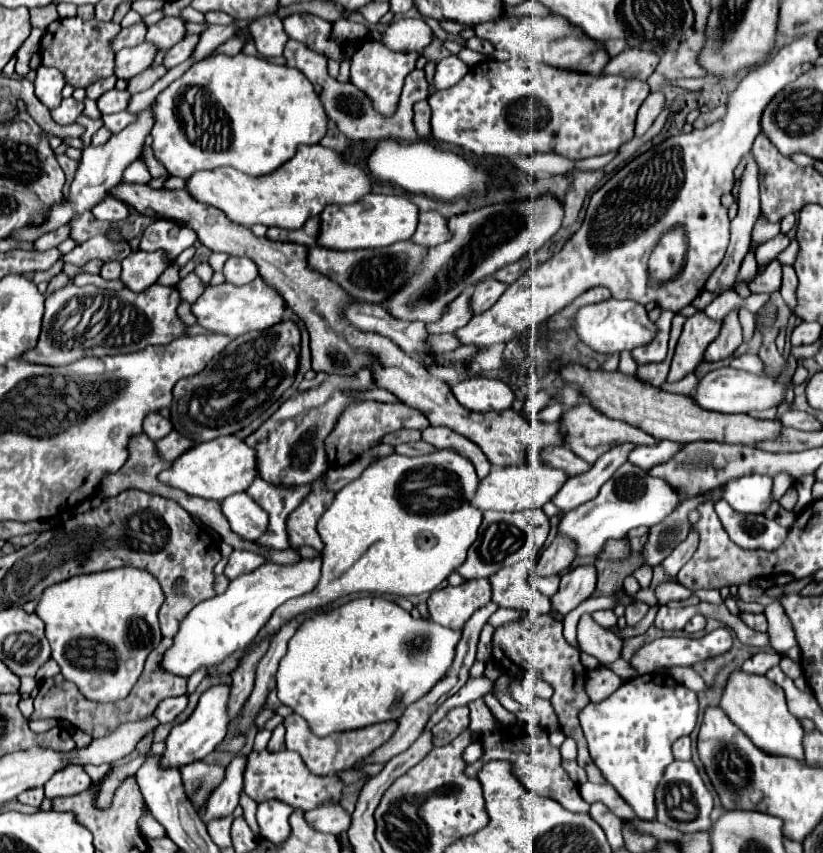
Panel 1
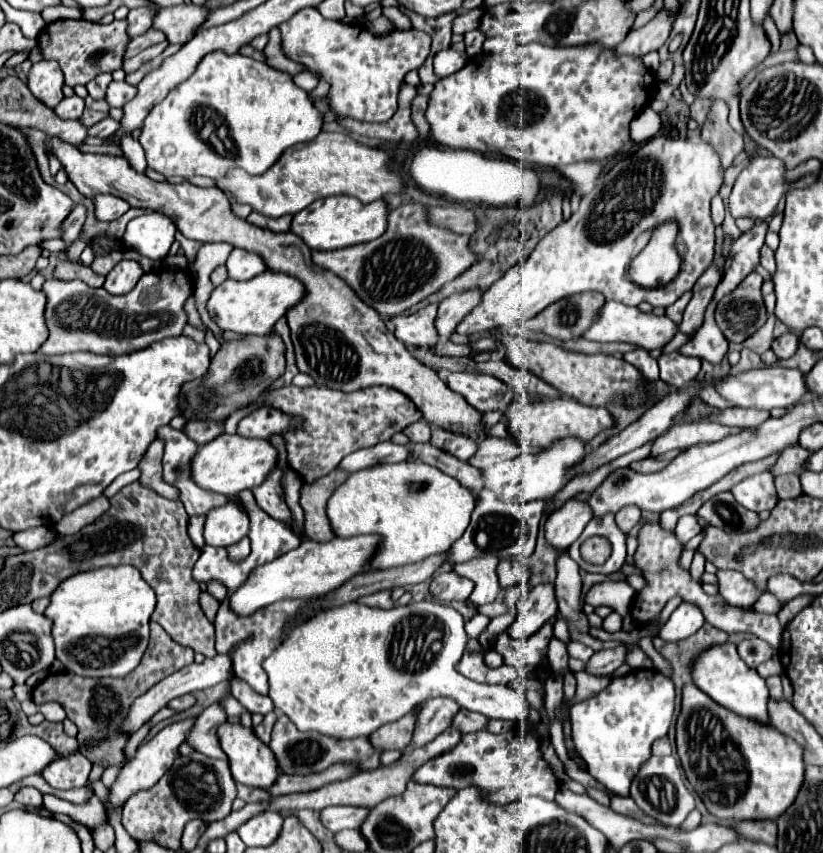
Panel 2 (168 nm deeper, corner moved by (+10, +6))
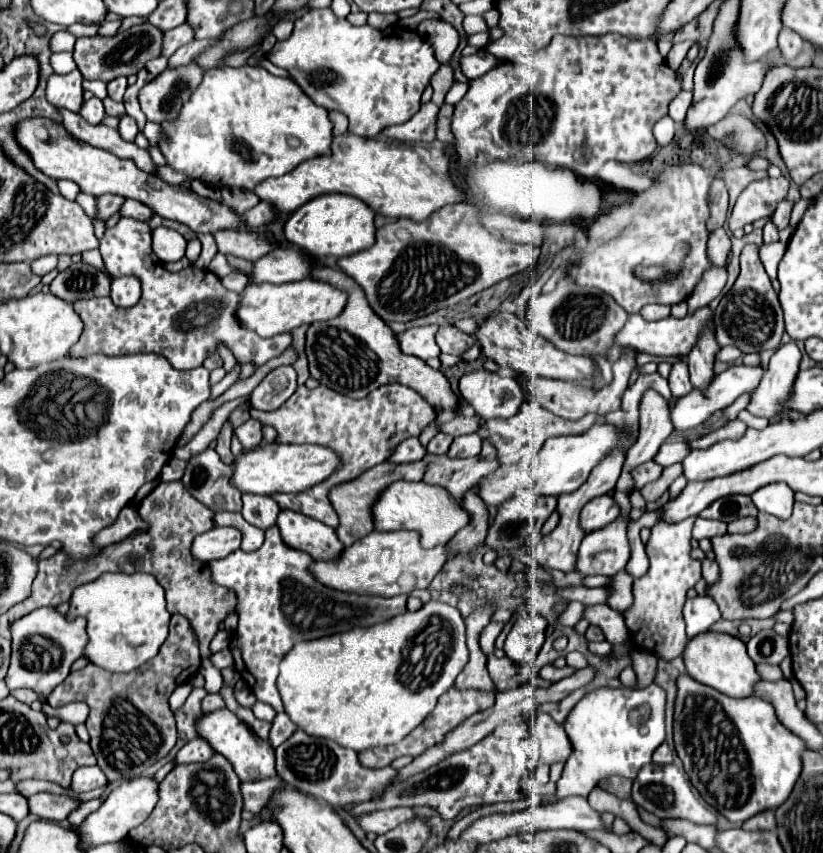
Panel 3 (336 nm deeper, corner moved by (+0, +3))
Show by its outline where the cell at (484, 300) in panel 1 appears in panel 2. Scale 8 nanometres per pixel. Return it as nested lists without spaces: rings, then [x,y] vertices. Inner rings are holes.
[[[473,289],[473,291],[451,295],[439,303],[439,311],[435,317],[435,329],[443,341],[449,341],[449,337],[455,333],[455,327],[463,321],[463,317],[471,313],[473,307],[479,305],[481,295],[483,295],[481,291]]]

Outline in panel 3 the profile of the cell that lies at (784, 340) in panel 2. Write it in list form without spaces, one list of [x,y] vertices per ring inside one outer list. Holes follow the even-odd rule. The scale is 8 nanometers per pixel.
[[[793,340],[789,344],[779,346],[777,352],[771,356],[771,362],[761,378],[761,384],[753,392],[747,410],[763,418],[781,414],[785,410],[781,408],[781,400],[785,400],[791,392],[795,374],[799,372],[799,362],[801,362],[801,350]]]

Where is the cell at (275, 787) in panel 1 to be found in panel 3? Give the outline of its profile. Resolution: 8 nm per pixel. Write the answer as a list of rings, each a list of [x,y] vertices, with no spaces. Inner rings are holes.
[[[223,708],[223,710],[203,714],[197,722],[197,734],[203,736],[215,752],[223,754],[233,764],[241,782],[255,782],[255,780],[263,780],[263,778],[273,778],[277,774],[275,772],[275,752],[273,752],[271,744],[267,740],[259,738],[231,710]]]

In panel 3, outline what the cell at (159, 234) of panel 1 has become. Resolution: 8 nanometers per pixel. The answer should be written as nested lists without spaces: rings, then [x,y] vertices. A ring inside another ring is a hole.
[[[159,226],[151,232],[153,238],[153,252],[161,262],[177,262],[185,254],[185,238],[165,226]]]

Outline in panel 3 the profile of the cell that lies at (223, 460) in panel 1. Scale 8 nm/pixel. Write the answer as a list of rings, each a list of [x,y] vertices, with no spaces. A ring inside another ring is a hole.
[[[267,444],[243,452],[233,464],[233,474],[229,478],[231,486],[251,494],[277,494],[277,492],[303,492],[309,486],[325,480],[339,466],[339,458],[333,450],[317,444]]]

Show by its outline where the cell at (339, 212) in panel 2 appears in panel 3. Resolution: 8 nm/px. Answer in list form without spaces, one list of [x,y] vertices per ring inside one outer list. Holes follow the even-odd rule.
[[[327,194],[313,198],[307,206],[291,214],[283,234],[291,244],[297,244],[317,258],[343,258],[371,248],[375,244],[375,230],[375,212],[365,202],[345,194]]]

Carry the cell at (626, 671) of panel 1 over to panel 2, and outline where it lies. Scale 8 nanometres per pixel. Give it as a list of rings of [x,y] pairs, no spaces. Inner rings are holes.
[[[571,641],[571,643],[567,645],[567,653],[569,653],[571,657],[575,657],[575,659],[581,659],[581,661],[589,661],[591,655],[593,655],[593,651],[591,651],[587,645],[577,643],[577,641]]]

